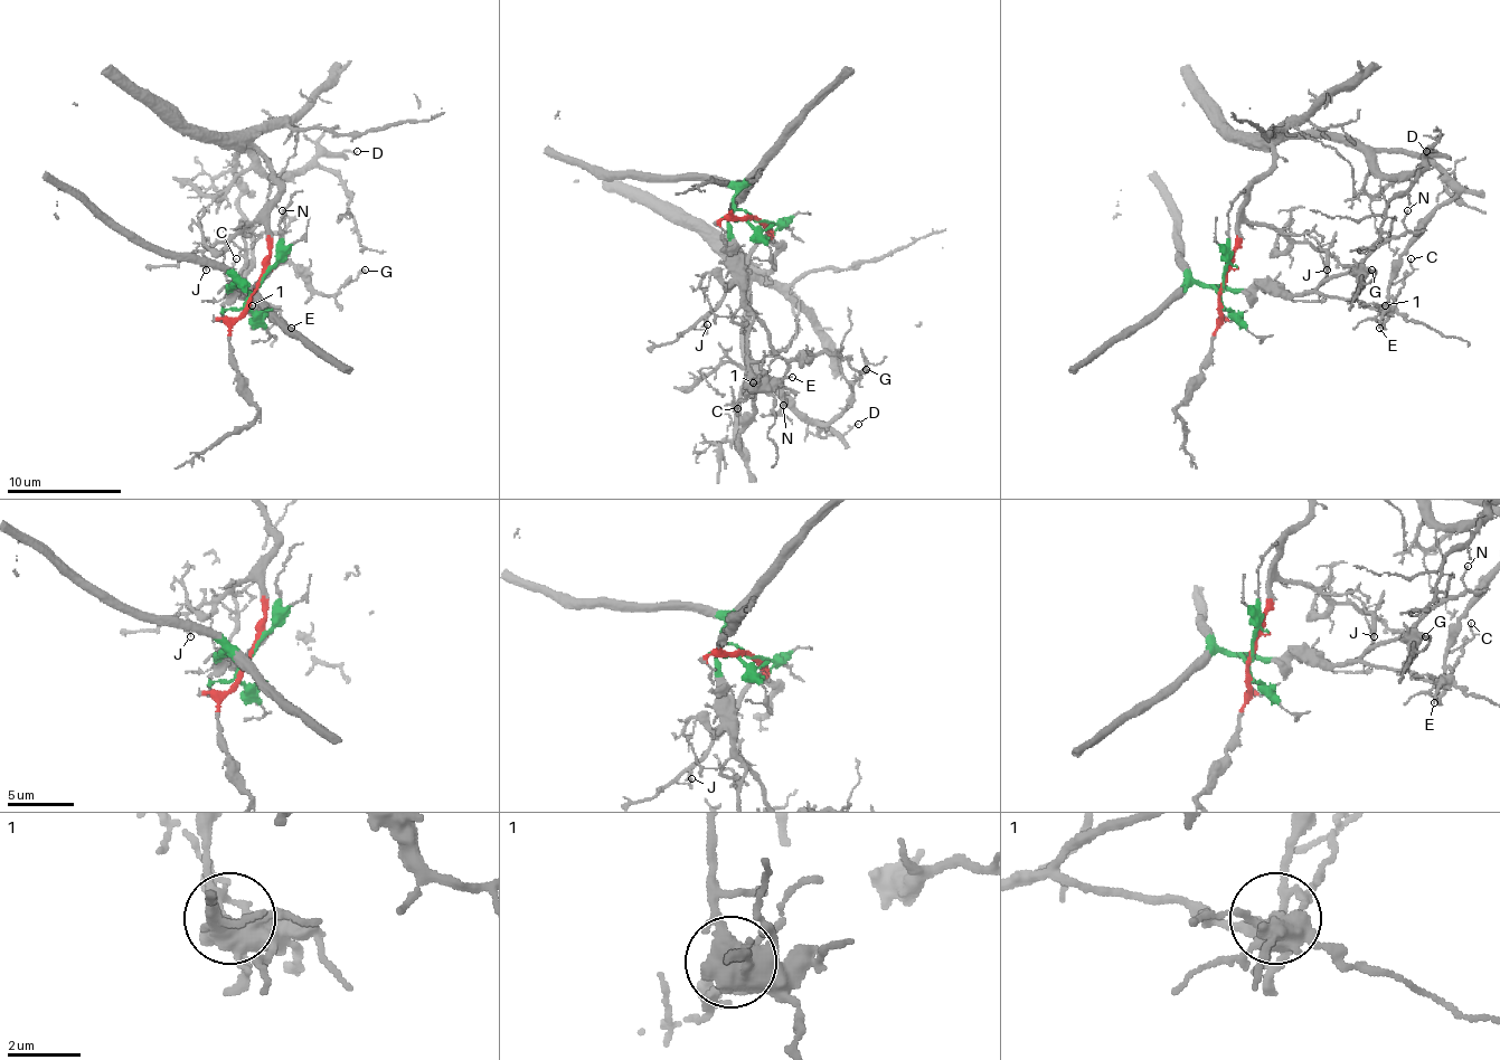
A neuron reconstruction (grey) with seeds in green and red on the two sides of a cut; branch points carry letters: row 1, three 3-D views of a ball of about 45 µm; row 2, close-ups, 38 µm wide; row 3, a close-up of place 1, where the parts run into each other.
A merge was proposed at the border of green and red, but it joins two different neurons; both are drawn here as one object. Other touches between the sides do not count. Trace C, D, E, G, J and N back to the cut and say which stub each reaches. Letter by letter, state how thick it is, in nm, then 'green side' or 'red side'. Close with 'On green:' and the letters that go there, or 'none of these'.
C: calibre 90 nm; green side
D: calibre 120 nm; red side
E: calibre 140 nm; green side
G: calibre 220 nm; green side
J: calibre 140 nm; red side
N: calibre 140 nm; green side
On green: C, E, G, N

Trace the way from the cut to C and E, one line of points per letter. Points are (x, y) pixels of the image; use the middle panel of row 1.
C: (758, 219), (744, 210), (729, 217), (729, 271), (752, 314), (746, 362), (755, 388), (738, 408)
E: (758, 219), (744, 210), (729, 217), (729, 271), (741, 302), (752, 314), (746, 360), (770, 382), (792, 377)

